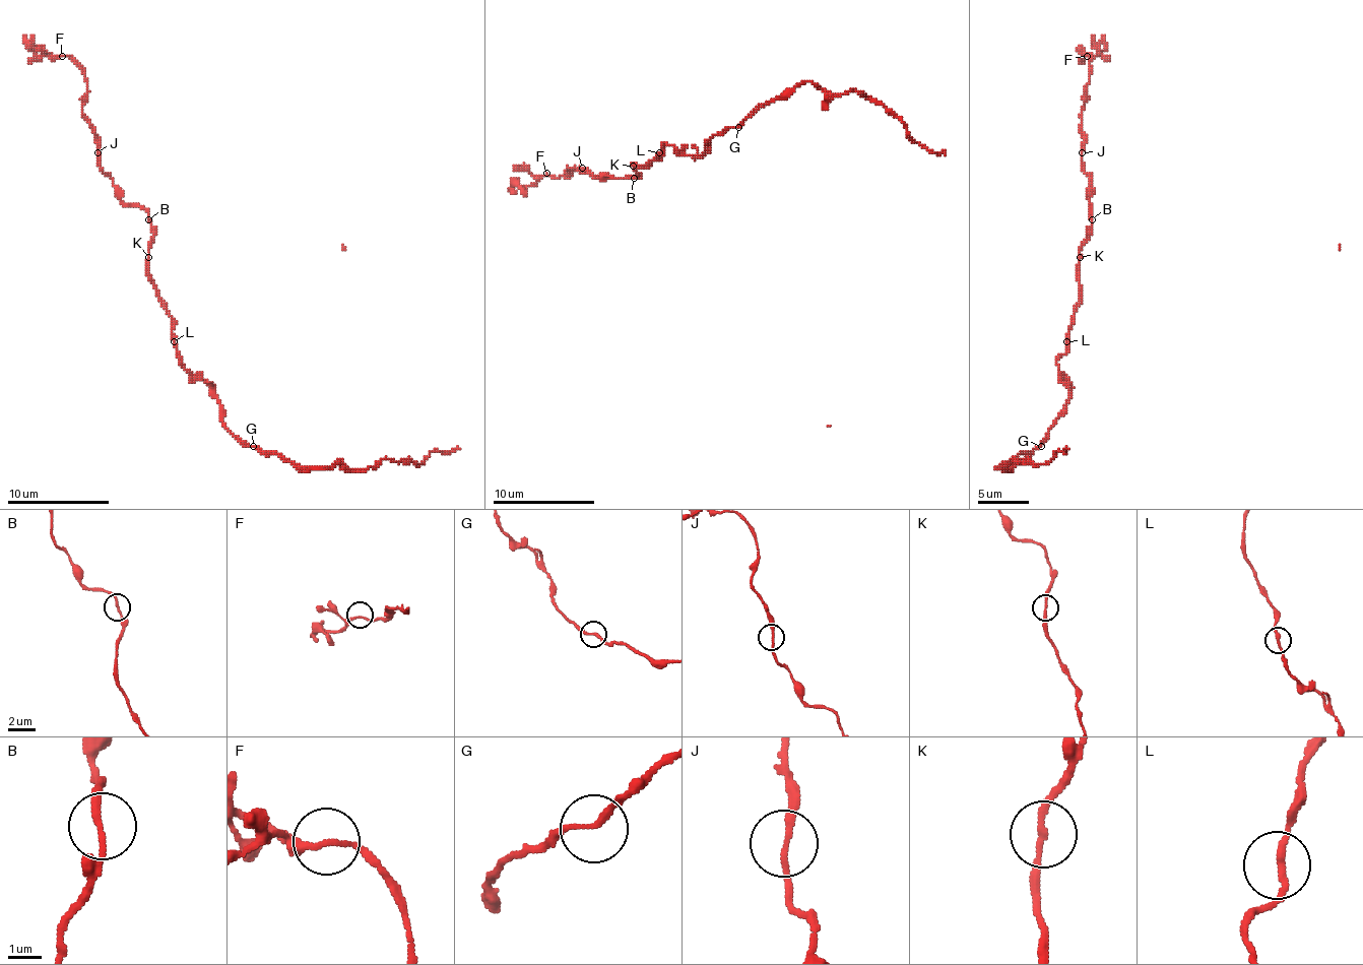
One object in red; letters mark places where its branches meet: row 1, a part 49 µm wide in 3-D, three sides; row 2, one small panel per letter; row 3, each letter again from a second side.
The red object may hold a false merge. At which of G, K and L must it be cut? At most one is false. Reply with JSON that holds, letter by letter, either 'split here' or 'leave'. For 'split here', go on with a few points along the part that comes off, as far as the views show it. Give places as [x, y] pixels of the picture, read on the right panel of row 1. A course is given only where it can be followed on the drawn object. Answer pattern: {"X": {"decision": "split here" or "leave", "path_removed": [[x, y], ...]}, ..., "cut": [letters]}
{"G": {"decision": "leave"}, "K": {"decision": "leave"}, "L": {"decision": "leave"}, "cut": []}

